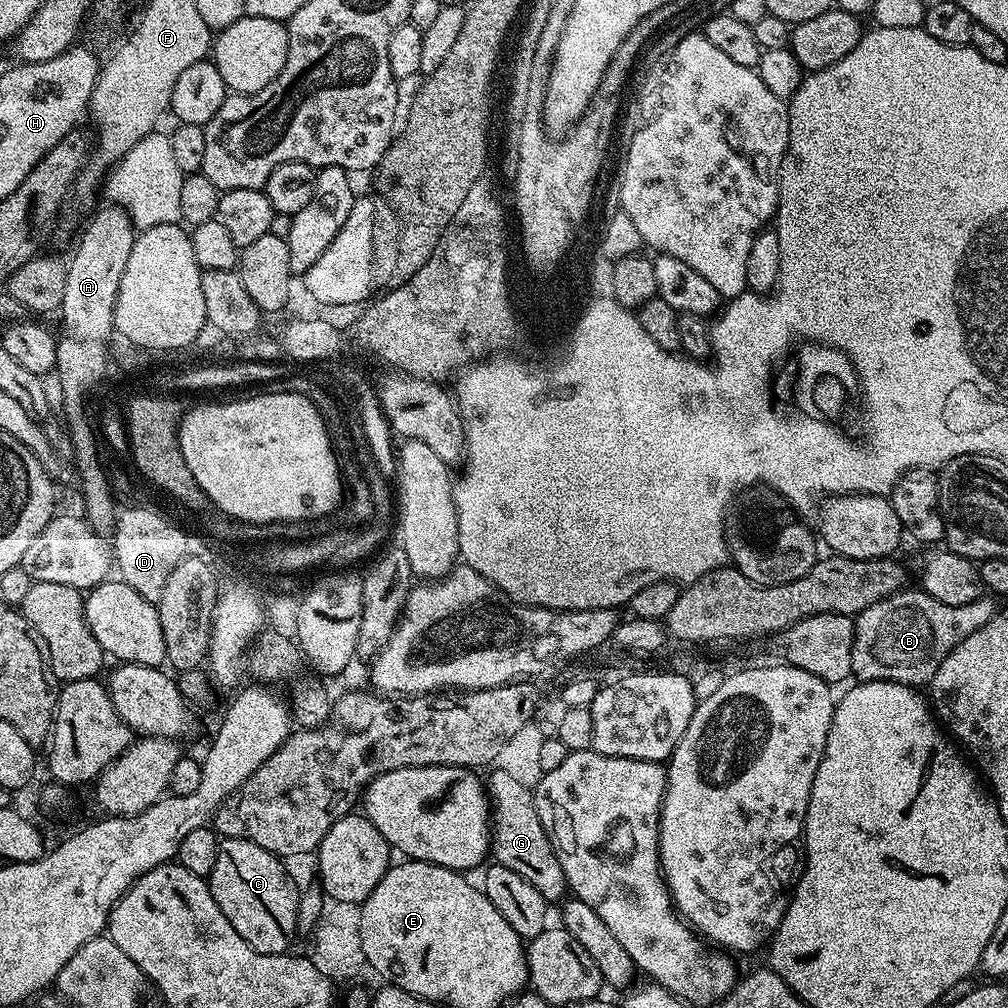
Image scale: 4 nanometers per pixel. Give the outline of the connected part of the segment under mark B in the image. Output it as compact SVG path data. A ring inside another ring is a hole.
M901 590L893 596L882 598L855 617L856 633L852 650L852 676L857 681L893 680L909 686L927 685L934 678L942 658L946 658L946 654L950 654L950 650L958 646L958 642L970 638L974 630L986 626L986 622L990 622L990 618L998 611L997 601L988 594L974 602L966 602L966 606L946 606L930 598L923 590L908 591Z

